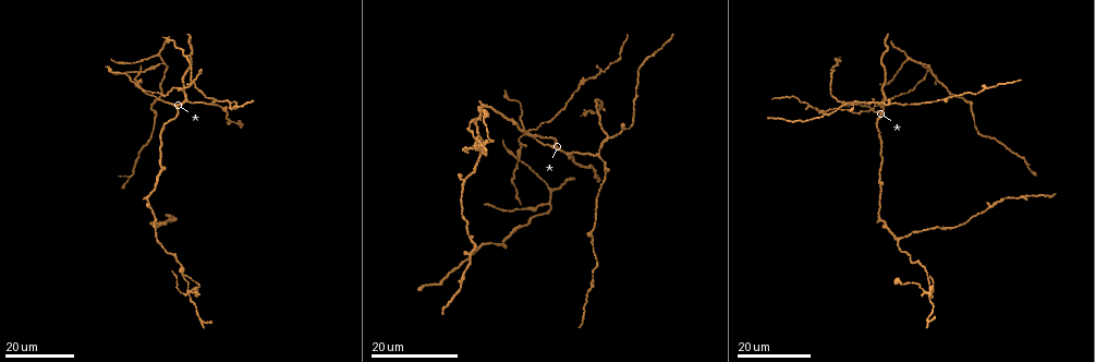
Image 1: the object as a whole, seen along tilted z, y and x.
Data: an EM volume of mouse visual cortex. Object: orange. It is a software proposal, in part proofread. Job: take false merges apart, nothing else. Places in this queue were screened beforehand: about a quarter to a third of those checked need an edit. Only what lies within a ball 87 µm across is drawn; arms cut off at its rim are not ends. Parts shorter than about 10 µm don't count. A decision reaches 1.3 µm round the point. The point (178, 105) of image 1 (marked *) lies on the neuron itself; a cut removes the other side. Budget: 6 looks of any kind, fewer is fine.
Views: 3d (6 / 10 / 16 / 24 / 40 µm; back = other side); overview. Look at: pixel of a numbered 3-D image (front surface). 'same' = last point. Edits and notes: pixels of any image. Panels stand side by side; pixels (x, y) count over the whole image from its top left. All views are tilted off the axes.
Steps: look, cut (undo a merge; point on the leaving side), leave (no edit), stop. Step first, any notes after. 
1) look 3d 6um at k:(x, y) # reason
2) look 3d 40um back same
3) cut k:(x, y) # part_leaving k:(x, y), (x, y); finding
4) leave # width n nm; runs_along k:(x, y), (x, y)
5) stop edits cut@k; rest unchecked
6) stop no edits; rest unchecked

look 3d 24um at 1:(607, 137) # thin arm on a thick one

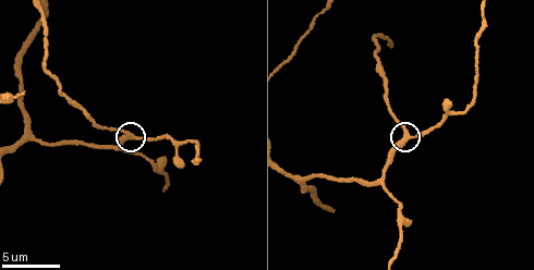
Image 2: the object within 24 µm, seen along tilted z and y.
look 3d 10um at 2:(409, 137)

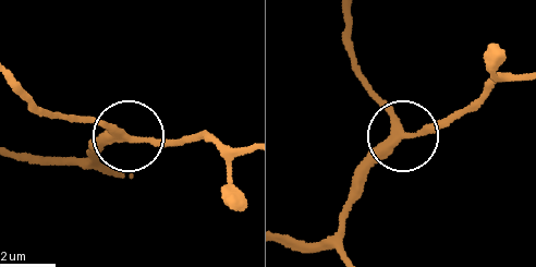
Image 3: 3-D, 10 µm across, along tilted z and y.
look 3d 6um at 3:(123, 134)

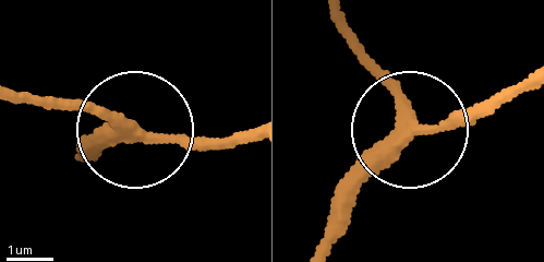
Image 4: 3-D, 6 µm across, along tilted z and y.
leave # arms 3; runs_along 4:(324, 240), (408, 112), (338, 36); all the same neuron

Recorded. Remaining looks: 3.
look 3d 16um at 1:(872, 111) # four or more arms meet

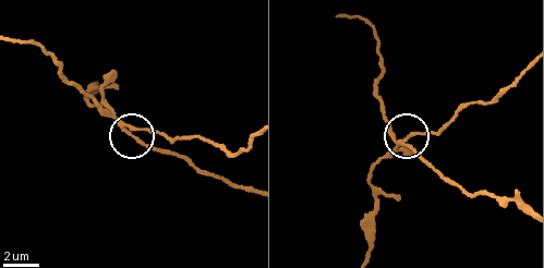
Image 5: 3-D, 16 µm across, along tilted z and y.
look 3d 6um at 5:(126, 127) # zoom in

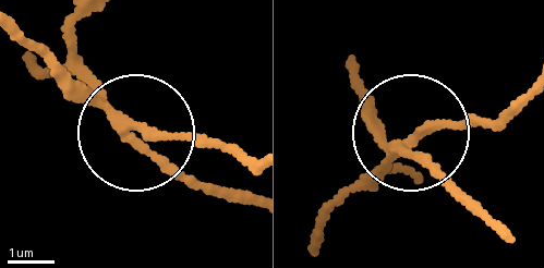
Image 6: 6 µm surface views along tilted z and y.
look 3d 6um back at 6:(409, 143) # from behind

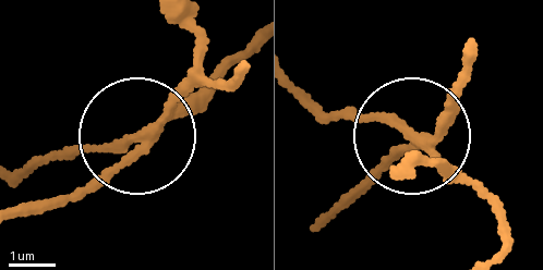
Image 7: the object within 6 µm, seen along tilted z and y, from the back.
cut 7:(186, 77) # part_leaving 7:(147, 127), (23, 164); two neurons meet here

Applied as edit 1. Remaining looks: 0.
stop edits cut@7; rest unchecked

